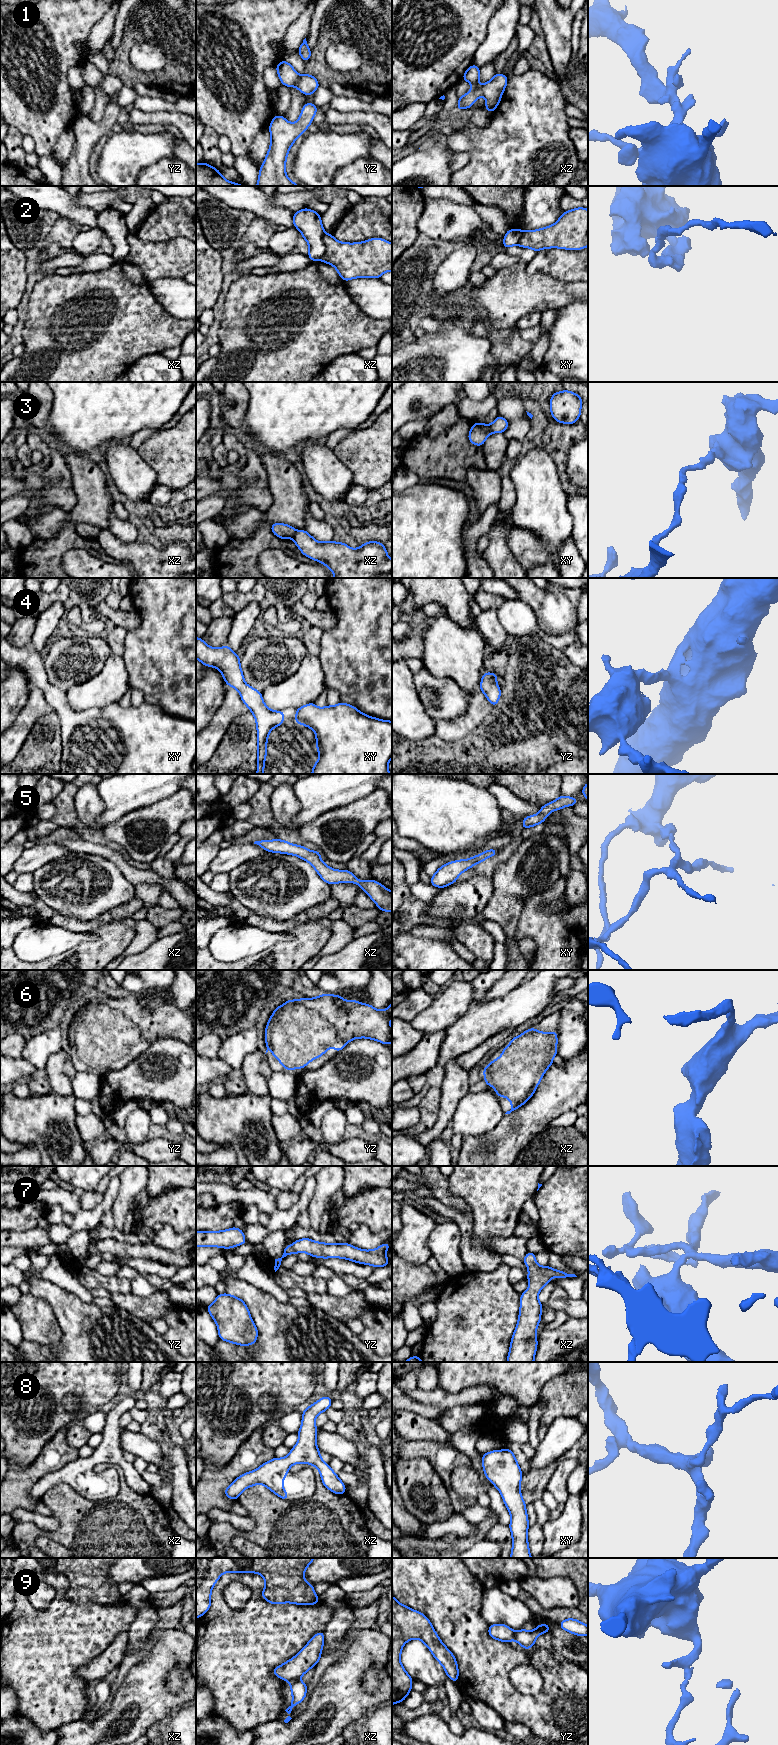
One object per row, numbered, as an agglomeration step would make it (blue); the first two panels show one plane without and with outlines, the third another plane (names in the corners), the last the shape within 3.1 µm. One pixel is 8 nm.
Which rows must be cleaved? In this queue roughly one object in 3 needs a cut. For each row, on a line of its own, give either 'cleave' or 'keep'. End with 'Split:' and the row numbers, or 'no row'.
1: keep
2: cleave
3: cleave
4: keep
5: keep
6: keep
7: keep
8: keep
9: cleave
Split: 2, 3, 9

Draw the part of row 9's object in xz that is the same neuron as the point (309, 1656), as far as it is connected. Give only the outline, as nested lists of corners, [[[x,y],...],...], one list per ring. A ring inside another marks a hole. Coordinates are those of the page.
[[[324,1631],[318,1632],[293,1658],[273,1669],[273,1674],[284,1681],[293,1682],[313,1668],[319,1661],[324,1645]]]

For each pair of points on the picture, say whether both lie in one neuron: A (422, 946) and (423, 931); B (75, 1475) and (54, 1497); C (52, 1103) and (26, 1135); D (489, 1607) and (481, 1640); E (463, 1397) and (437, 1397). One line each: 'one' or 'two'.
A: two
B: two
C: one
D: two
E: one

